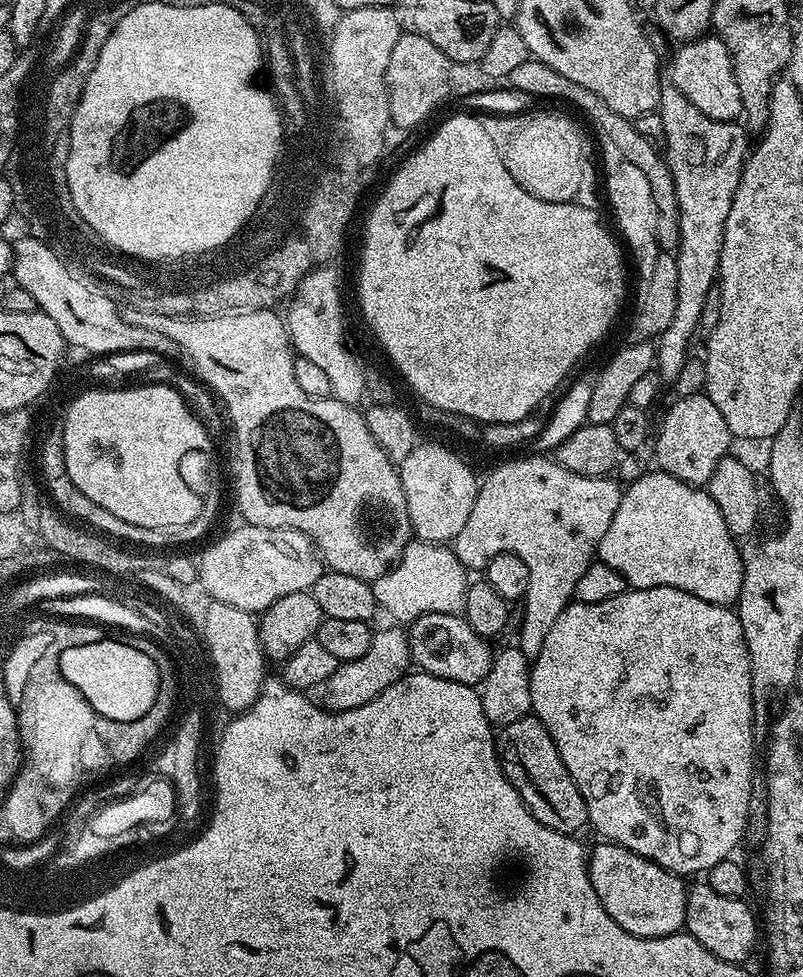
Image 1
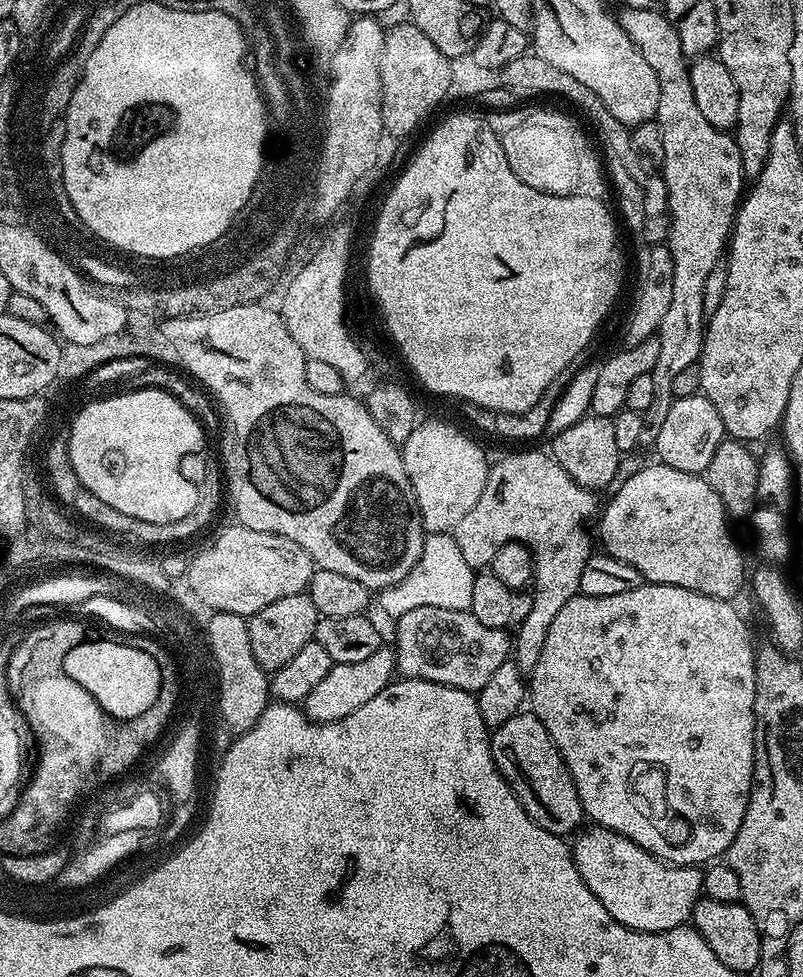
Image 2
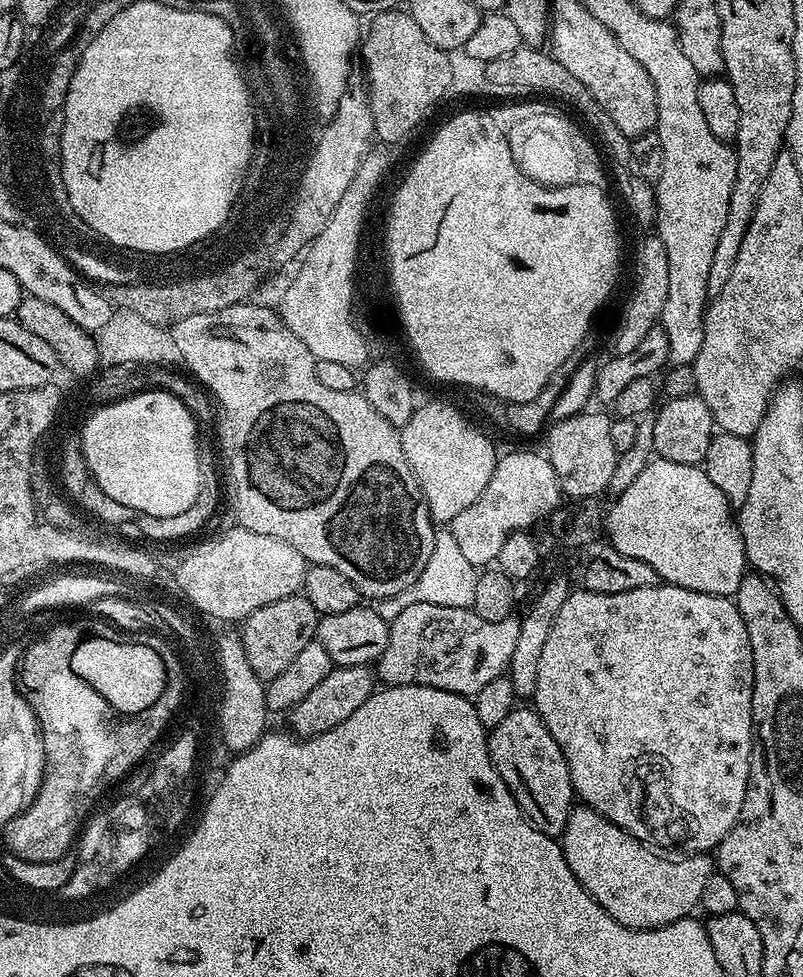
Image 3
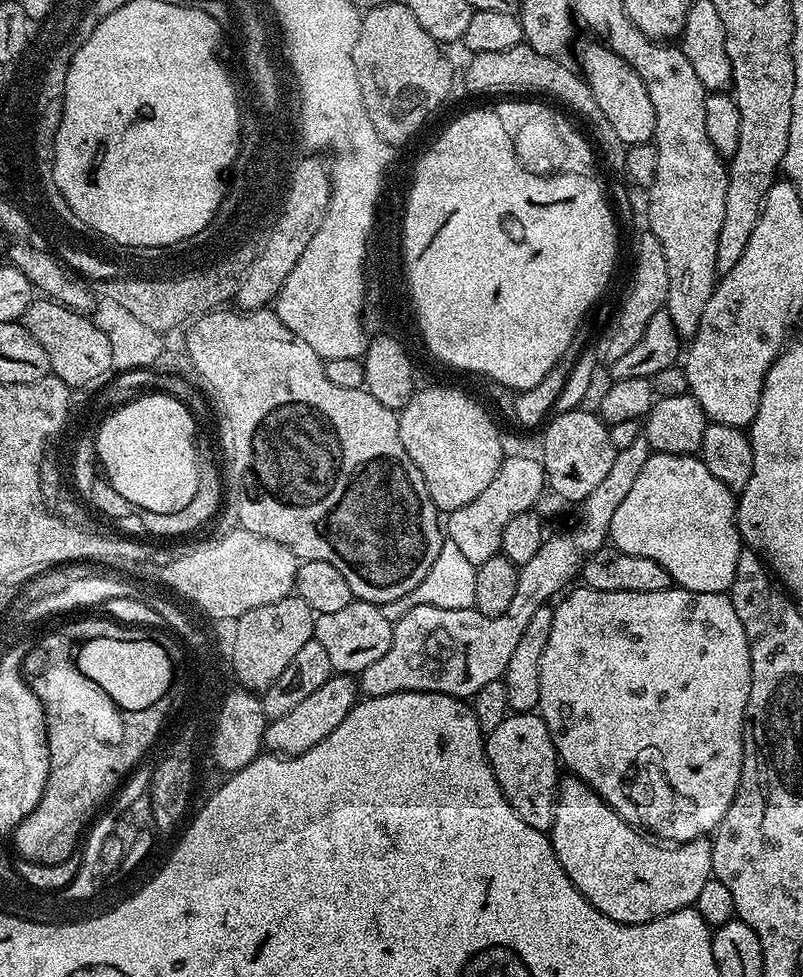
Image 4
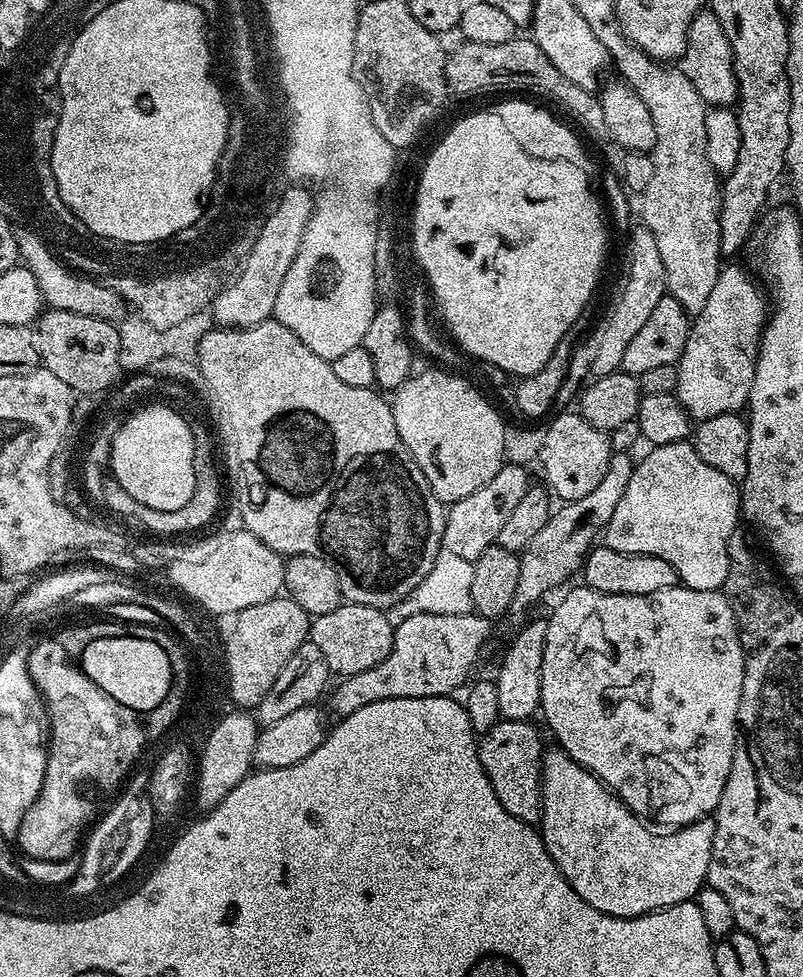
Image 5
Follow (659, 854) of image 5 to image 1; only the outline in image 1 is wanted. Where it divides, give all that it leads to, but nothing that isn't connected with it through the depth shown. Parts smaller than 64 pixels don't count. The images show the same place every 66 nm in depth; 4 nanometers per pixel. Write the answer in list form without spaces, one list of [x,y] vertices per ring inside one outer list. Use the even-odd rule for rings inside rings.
[[[607,842],[591,849],[588,873],[598,902],[602,902],[606,914],[610,914],[622,930],[642,938],[654,938],[669,936],[684,928],[688,888],[677,873],[667,872],[661,864]]]

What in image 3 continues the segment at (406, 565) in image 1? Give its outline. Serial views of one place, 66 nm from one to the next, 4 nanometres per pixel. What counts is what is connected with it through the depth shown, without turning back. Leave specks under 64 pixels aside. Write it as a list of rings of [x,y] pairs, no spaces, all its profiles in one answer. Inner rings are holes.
[[[444,528],[437,531],[434,551],[430,554],[430,560],[427,562],[426,568],[419,578],[415,580],[414,584],[396,595],[388,596],[386,599],[377,601],[376,609],[380,618],[391,623],[394,618],[398,618],[398,615],[402,614],[402,610],[406,610],[407,606],[417,605],[418,602],[469,608],[473,604],[477,589],[477,578],[477,567],[463,557],[462,550],[459,549],[458,542],[455,541],[452,532]]]

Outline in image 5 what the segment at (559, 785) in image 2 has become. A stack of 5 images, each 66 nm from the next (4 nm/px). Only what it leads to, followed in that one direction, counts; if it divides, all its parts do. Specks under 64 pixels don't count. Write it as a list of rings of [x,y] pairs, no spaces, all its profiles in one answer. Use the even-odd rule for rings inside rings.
[[[501,718],[490,731],[479,737],[478,747],[482,770],[486,770],[486,778],[490,778],[498,802],[506,806],[506,814],[514,814],[514,818],[536,826],[540,822],[540,773],[546,747],[534,725],[526,720]]]

